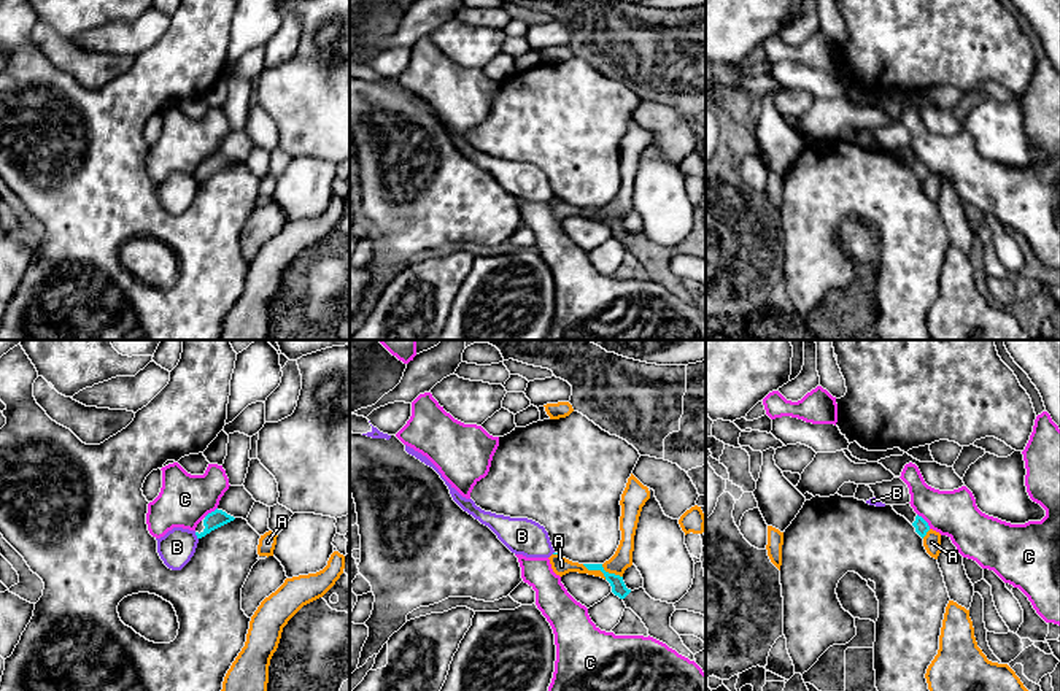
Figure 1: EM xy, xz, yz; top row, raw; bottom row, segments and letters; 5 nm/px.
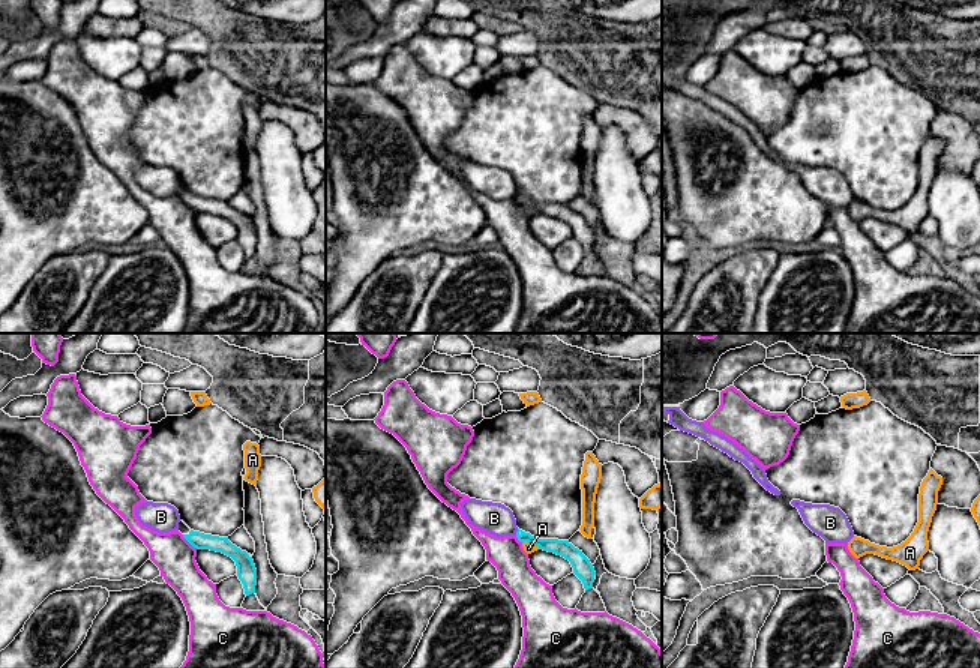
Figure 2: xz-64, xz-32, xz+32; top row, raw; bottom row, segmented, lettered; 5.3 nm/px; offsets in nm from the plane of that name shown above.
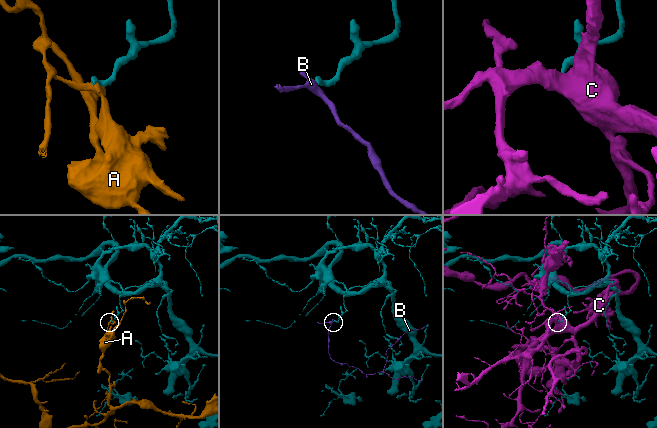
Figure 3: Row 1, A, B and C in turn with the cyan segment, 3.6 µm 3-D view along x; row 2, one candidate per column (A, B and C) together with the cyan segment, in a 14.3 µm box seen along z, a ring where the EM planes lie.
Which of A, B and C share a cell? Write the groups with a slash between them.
A / B / C

